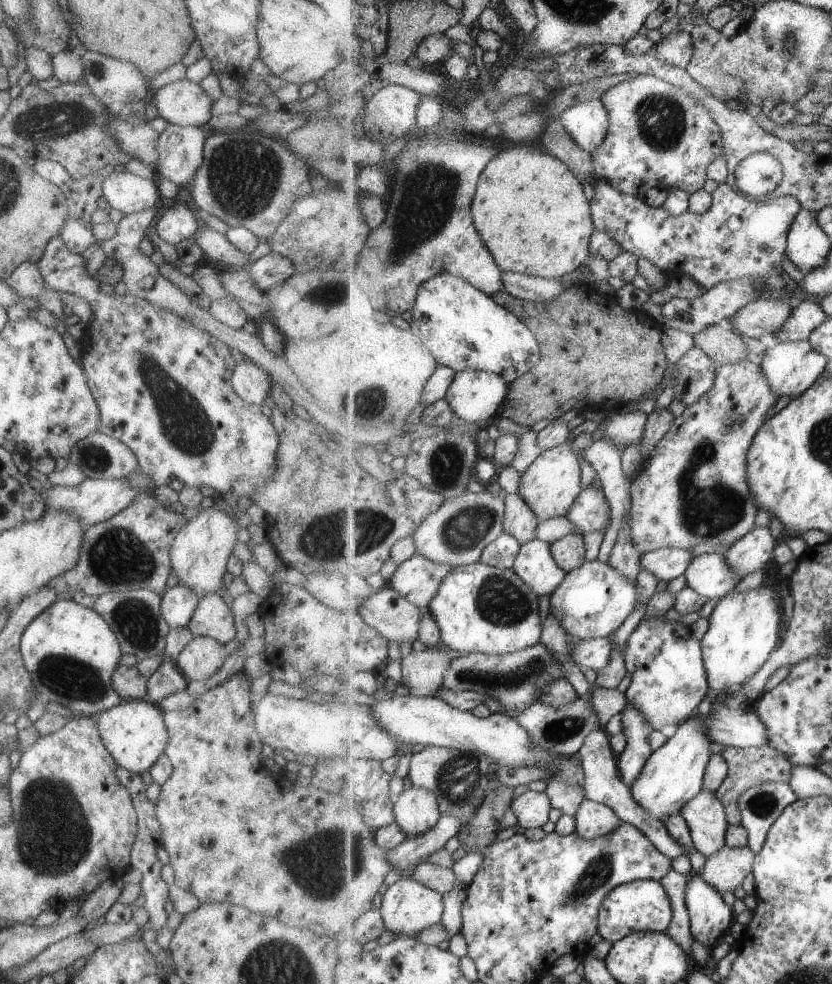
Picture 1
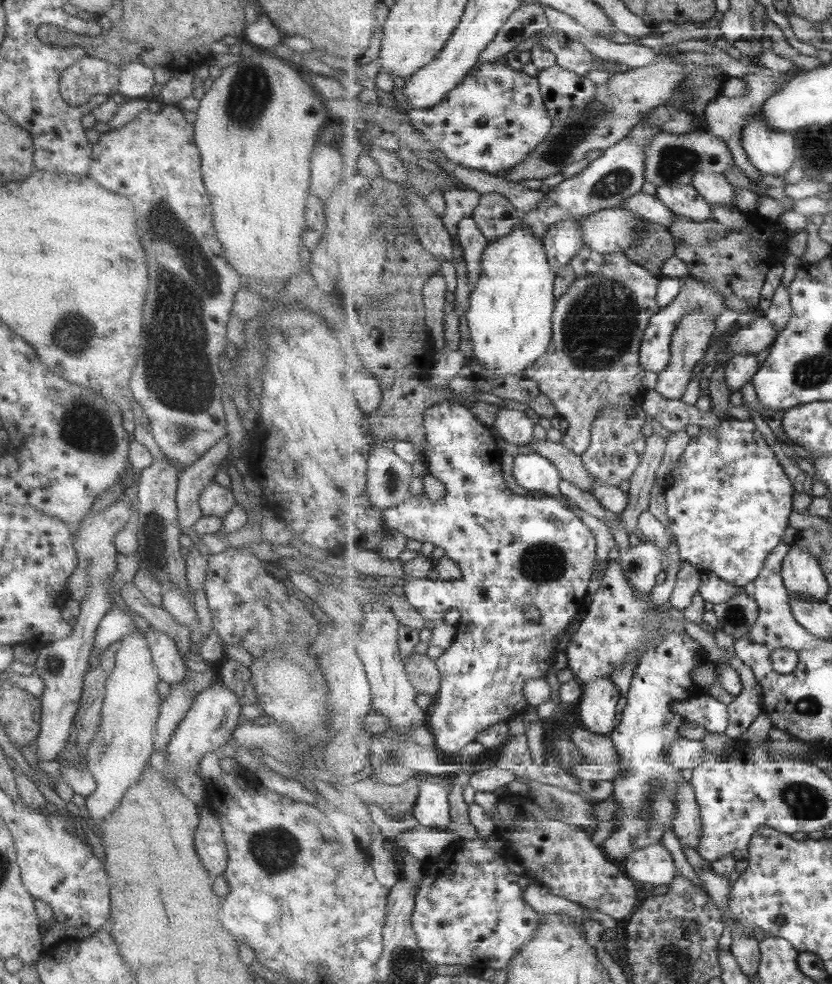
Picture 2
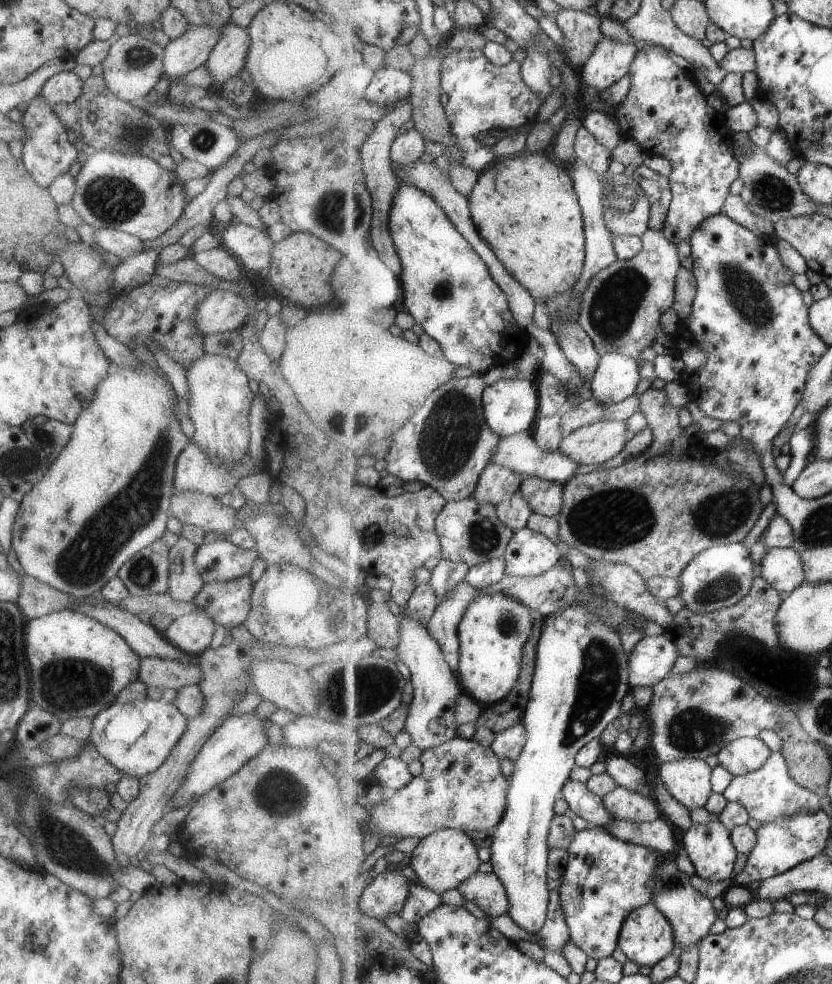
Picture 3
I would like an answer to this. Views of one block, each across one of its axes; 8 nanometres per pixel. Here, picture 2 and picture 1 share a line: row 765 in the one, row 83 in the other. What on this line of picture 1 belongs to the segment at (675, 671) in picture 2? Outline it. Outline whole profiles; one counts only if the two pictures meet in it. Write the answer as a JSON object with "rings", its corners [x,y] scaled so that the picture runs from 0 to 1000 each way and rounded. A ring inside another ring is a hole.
{"rings":[[[760,76],[725,97],[725,106],[732,112],[732,136],[725,146],[709,155],[716,181],[732,183],[744,195],[775,201],[782,191],[803,193],[813,190],[834,196],[850,183],[850,169],[869,157],[867,128],[857,116],[838,106],[819,87],[787,76]]]}

